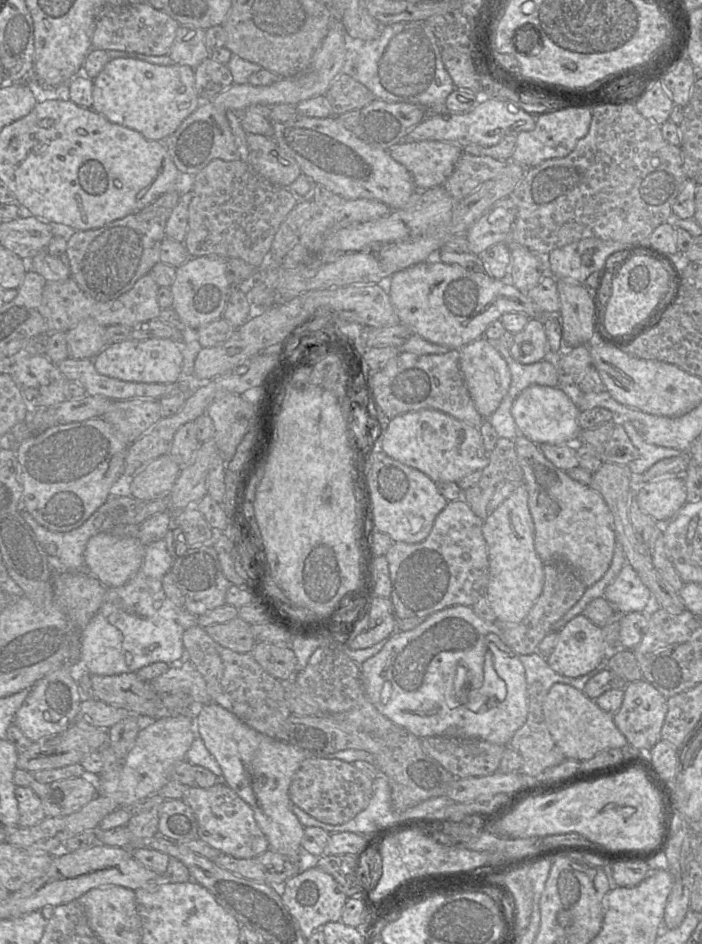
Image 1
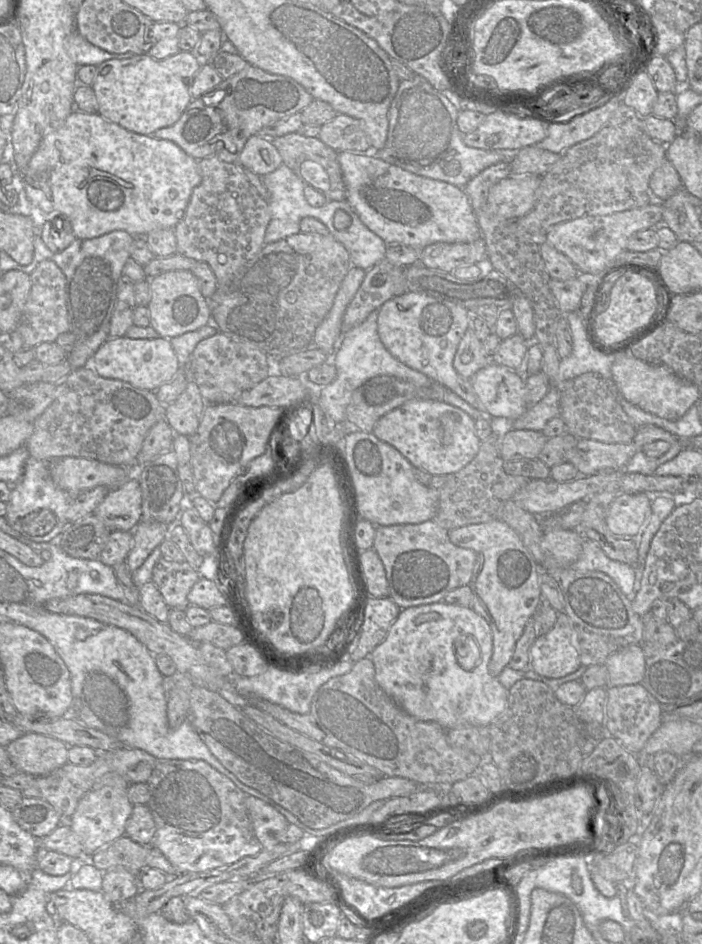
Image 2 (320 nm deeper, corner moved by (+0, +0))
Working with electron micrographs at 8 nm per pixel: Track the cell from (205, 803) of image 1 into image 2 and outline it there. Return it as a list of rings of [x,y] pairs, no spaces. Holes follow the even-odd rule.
[[[158,760],[146,784],[150,791],[147,806],[156,824],[152,846],[164,854],[178,874],[203,872],[228,866],[244,857],[256,855],[262,850],[253,832],[245,792],[206,761]]]

